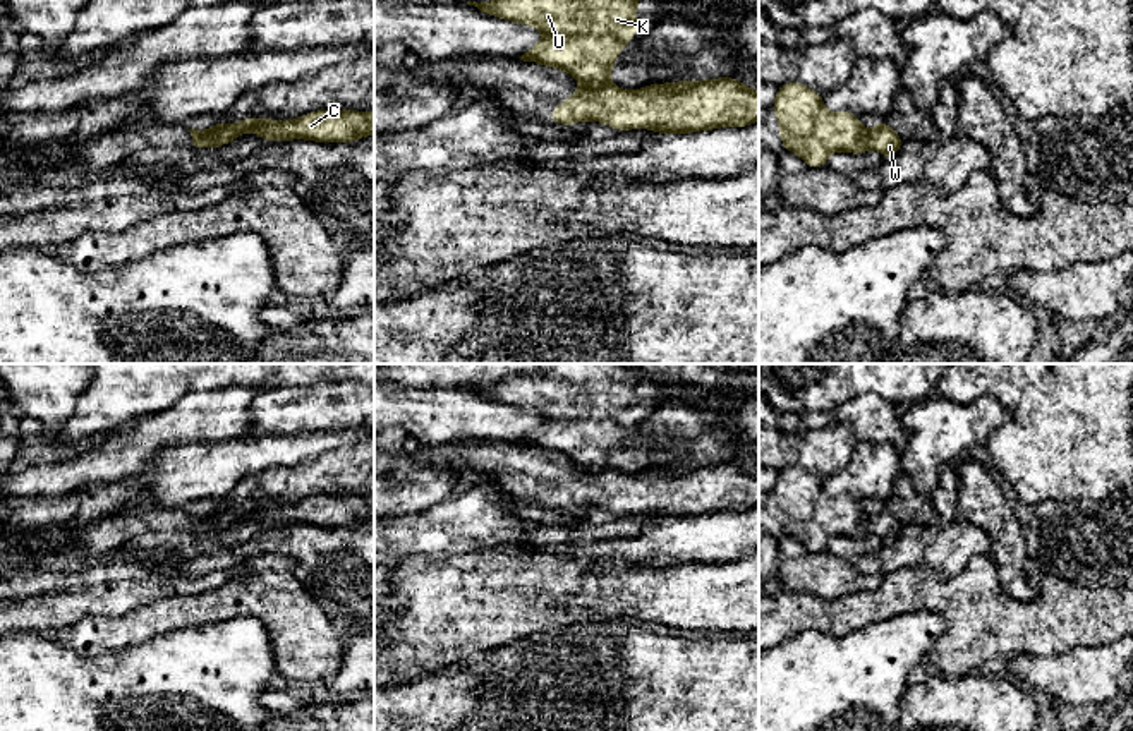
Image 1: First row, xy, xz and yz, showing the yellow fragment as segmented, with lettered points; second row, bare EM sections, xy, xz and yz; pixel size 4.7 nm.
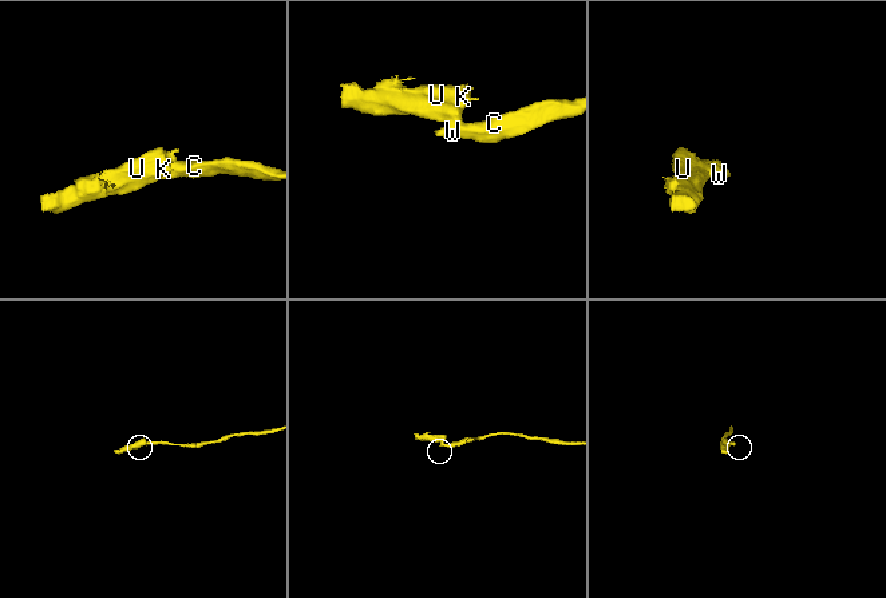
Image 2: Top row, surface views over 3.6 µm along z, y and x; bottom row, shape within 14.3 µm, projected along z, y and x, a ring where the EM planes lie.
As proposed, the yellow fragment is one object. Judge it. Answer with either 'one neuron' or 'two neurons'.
two neurons

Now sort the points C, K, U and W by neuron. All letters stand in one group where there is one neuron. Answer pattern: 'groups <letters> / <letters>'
groups C W / K U

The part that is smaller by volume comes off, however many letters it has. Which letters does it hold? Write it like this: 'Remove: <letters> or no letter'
Remove: K, U

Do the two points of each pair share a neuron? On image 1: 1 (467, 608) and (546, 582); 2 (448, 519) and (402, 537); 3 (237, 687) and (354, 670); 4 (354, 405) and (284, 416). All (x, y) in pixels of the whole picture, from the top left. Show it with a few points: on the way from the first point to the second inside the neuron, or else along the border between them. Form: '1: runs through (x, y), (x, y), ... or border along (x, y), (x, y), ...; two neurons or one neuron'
1: runs through (486, 599), (527, 589); one neuron
2: runs through (436, 531), (414, 534); one neuron
3: border along (266, 634), (278, 673); two neurons
4: runs through (337, 407), (301, 410); one neuron

